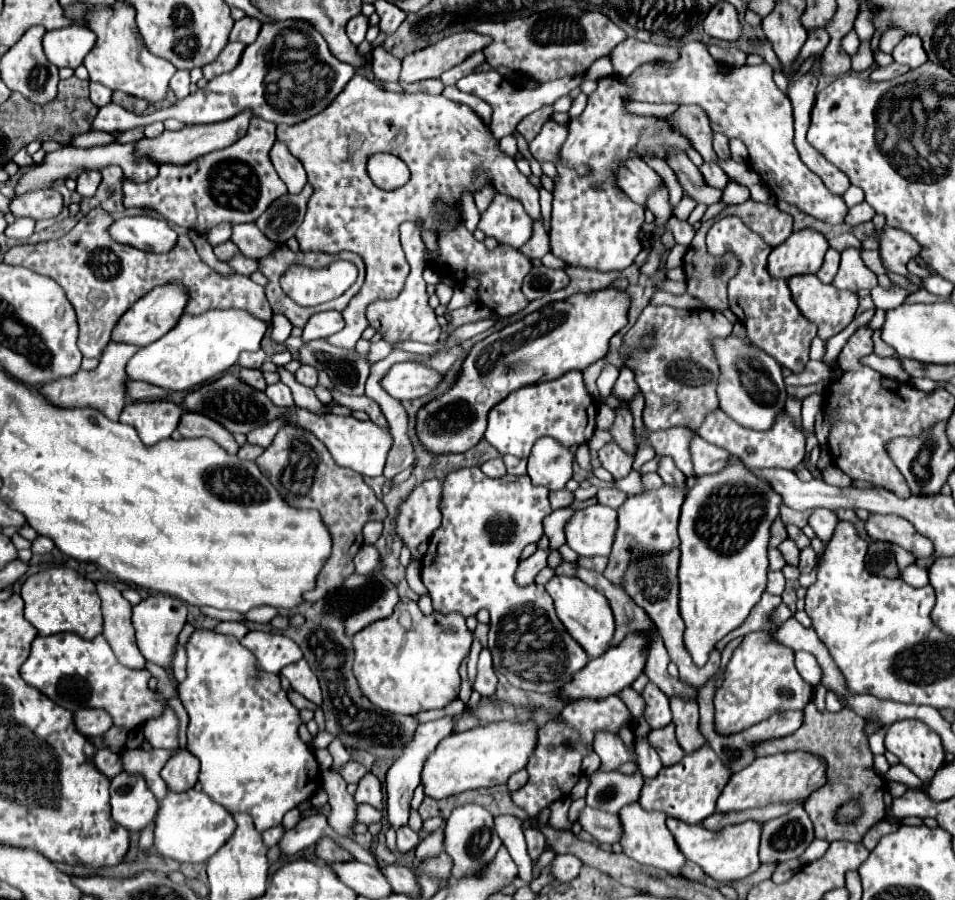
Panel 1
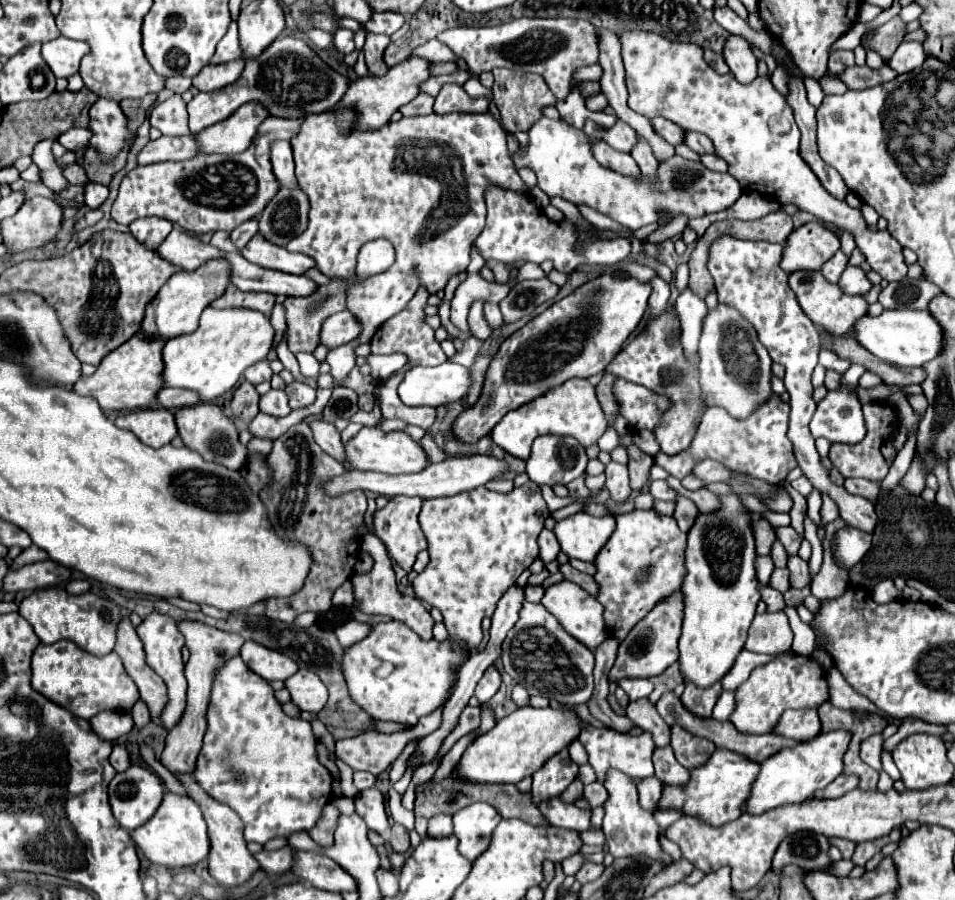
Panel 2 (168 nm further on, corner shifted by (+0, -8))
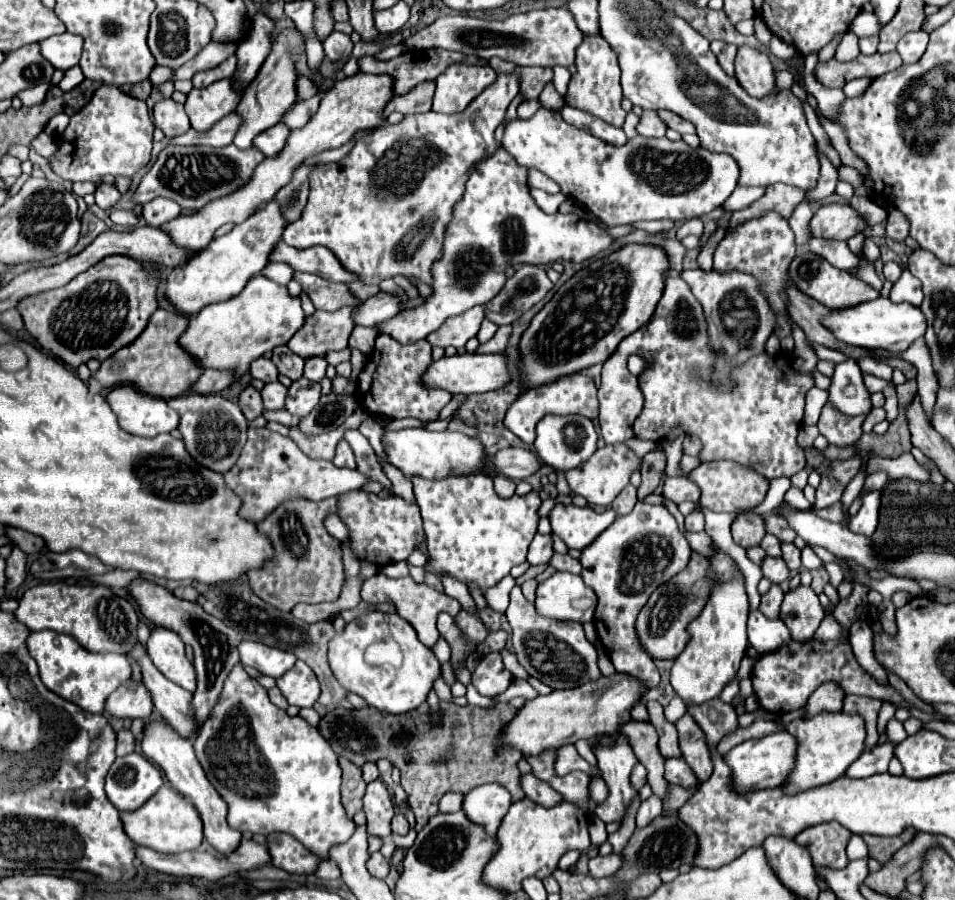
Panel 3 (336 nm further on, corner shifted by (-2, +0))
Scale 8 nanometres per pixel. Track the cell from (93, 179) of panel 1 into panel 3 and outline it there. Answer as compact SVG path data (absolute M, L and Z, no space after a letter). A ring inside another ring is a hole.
M101 183L101 185L97 187L97 191L95 191L95 201L97 201L97 205L99 205L101 209L111 209L111 207L119 201L119 197L121 197L121 193L119 193L113 185Z

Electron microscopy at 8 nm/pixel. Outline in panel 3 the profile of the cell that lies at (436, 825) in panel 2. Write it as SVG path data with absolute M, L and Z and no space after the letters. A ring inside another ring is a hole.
M445 793L439 801L439 811L443 813L453 813L453 811L459 811L461 805L463 805L463 793Z

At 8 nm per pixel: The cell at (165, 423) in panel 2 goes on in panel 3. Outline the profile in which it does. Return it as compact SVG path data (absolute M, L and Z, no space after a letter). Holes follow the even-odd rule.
M117 385L107 393L105 399L107 399L109 407L113 409L113 413L117 415L117 423L121 425L121 429L125 429L131 435L155 437L159 433L169 433L179 425L179 415L165 403L165 399L145 395L143 391L139 391L133 385Z

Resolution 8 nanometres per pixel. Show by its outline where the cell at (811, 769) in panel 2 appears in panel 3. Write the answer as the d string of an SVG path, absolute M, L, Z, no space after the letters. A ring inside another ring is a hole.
M821 711L809 719L793 719L785 725L785 729L797 737L797 763L793 773L783 783L785 793L799 793L803 789L811 789L817 785L825 785L841 777L847 767L859 759L865 751L865 721L861 715L849 715L845 711Z

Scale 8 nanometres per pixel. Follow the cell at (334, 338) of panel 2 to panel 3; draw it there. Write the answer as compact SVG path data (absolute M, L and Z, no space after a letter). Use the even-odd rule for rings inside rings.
M379 291L377 295L369 297L353 311L353 321L357 325L375 327L381 321L395 317L399 311L401 311L401 297L397 293Z

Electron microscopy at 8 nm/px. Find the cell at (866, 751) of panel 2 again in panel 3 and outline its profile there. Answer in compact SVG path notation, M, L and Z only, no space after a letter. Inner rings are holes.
M883 701L883 705L881 705L881 711L879 711L879 733L883 733L885 731L885 727L887 727L887 721L895 715L895 711L897 711L897 707L893 705L893 703L889 703L889 701Z

